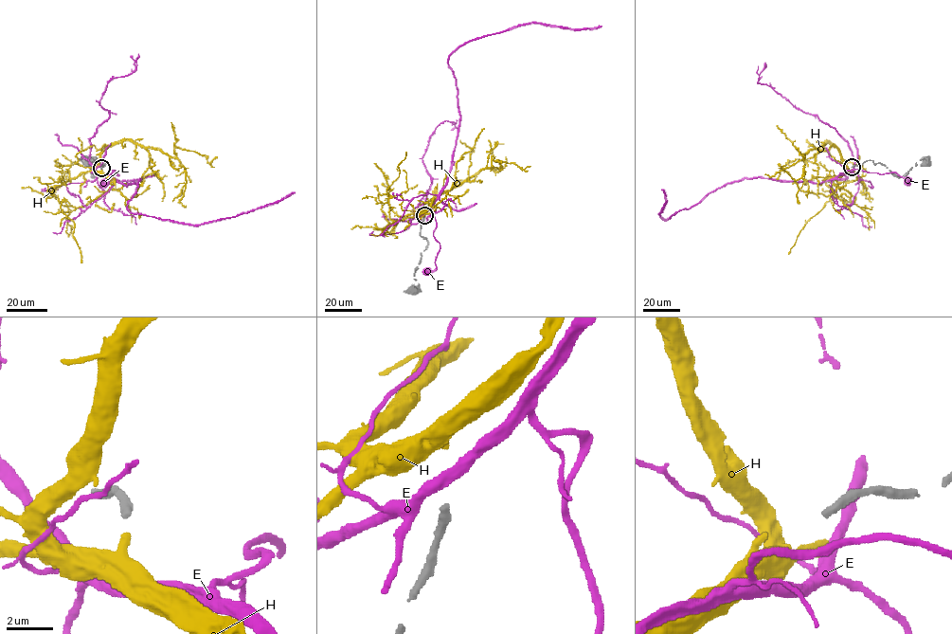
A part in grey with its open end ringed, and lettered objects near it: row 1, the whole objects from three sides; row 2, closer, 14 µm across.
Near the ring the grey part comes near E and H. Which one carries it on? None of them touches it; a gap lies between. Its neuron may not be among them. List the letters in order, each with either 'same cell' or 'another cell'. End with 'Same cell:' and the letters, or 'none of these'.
E: another cell
H: same cell
Same cell: H

